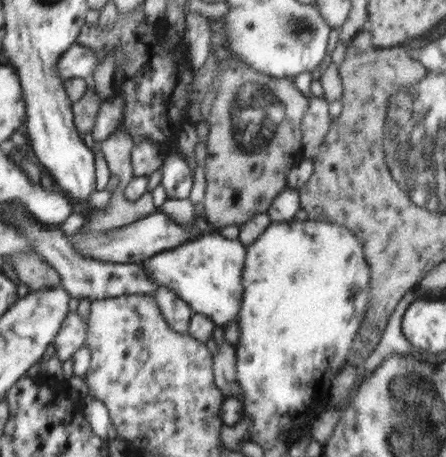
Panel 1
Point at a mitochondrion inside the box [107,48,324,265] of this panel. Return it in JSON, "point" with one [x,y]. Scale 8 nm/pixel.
{"point":[251,124]}

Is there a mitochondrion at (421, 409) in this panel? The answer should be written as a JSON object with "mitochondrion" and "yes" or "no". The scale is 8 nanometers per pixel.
{"mitochondrion":"yes"}

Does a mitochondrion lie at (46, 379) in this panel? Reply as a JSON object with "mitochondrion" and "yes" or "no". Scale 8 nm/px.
{"mitochondrion":"no"}

